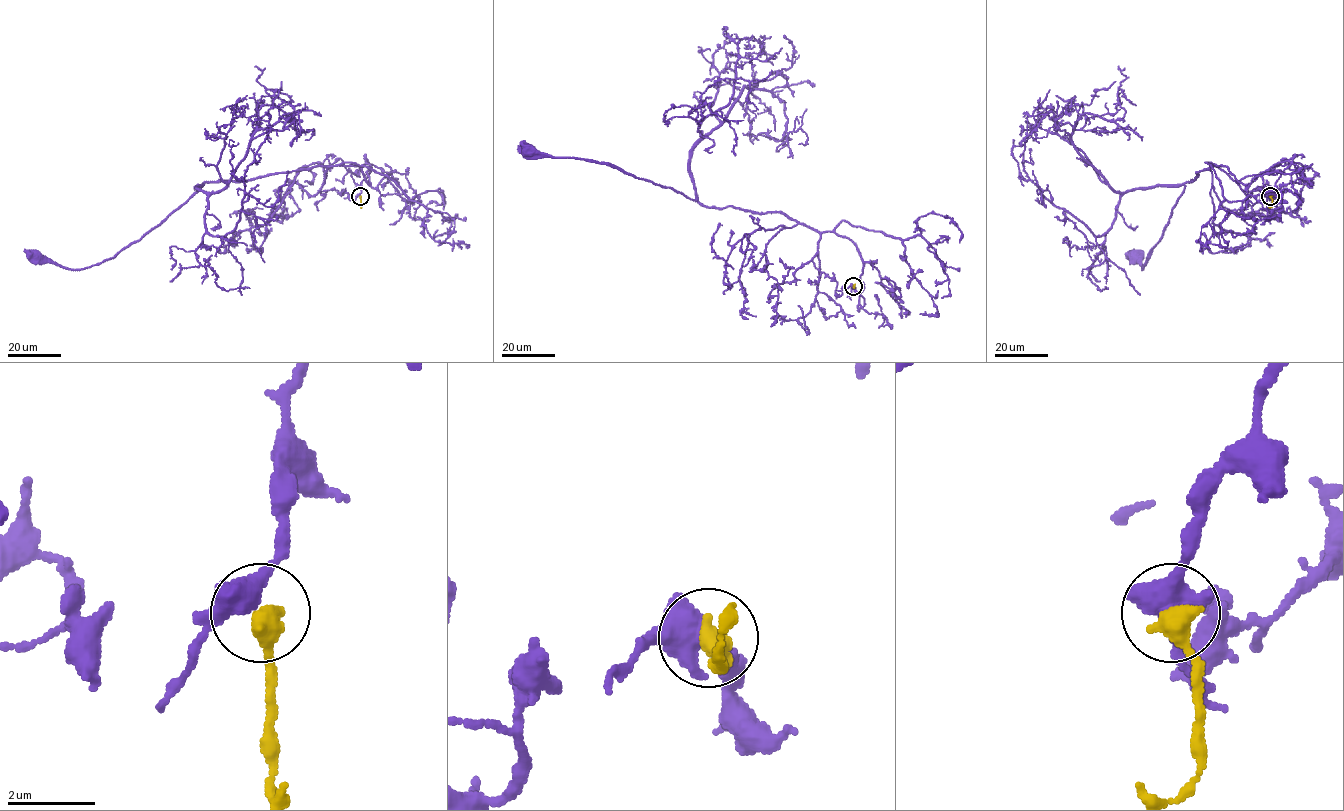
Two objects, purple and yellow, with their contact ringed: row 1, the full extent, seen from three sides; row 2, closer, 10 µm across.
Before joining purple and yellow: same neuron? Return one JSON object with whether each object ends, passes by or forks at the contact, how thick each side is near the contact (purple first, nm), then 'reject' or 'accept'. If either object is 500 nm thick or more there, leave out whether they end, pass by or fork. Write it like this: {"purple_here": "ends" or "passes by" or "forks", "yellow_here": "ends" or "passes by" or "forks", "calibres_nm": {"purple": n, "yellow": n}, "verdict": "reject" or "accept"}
{"calibres_nm": {"purple": 600, "yellow": 550}, "verdict": "accept"}

